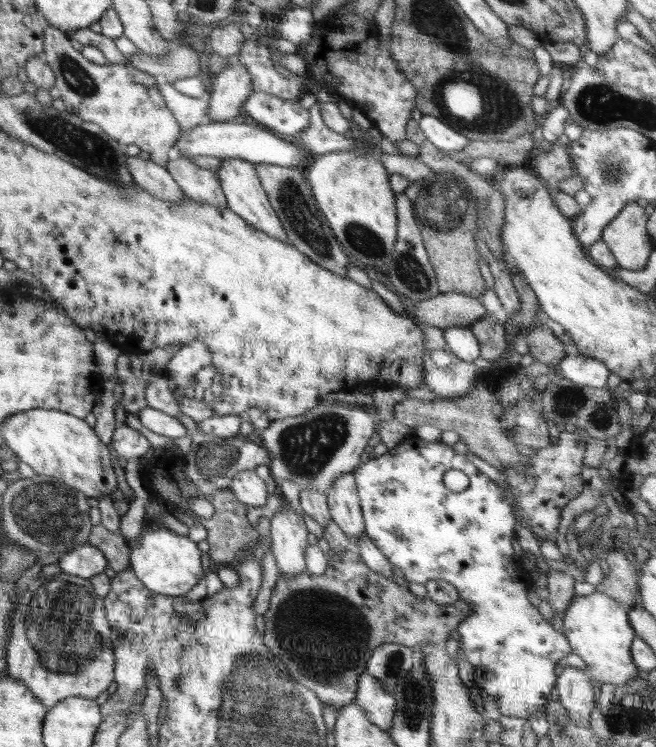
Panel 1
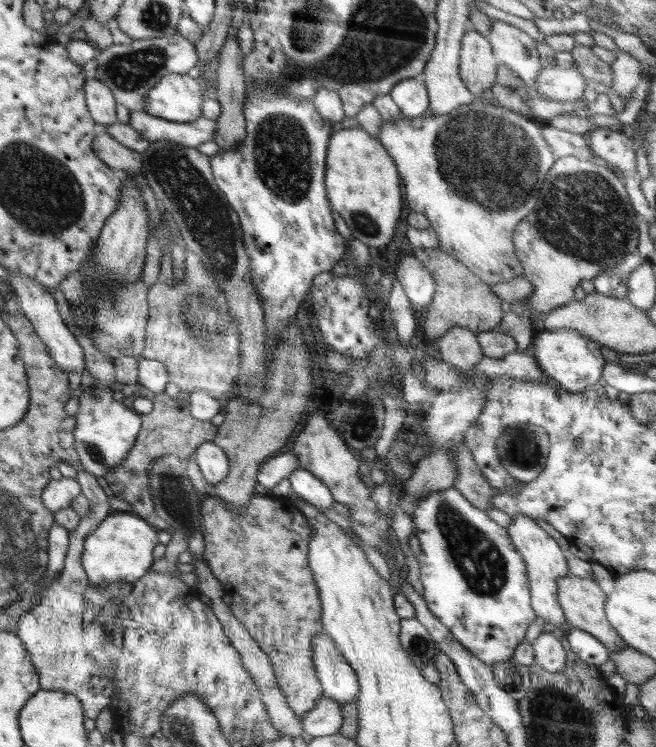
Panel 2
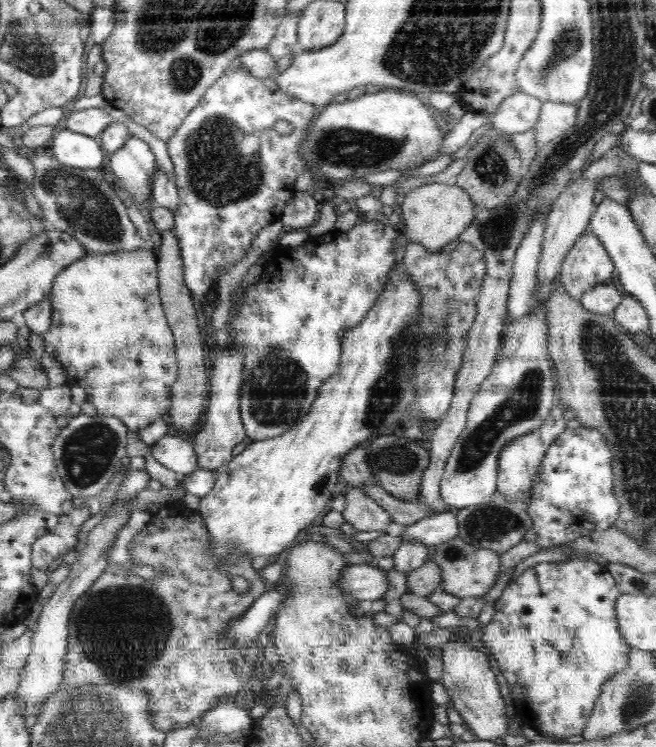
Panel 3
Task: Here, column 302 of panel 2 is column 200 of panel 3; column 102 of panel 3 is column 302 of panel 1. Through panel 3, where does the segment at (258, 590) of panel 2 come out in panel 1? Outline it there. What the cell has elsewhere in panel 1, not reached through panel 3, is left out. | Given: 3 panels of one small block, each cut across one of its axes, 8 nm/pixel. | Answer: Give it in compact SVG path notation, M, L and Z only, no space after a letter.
M347 549L340 558L332 558L332 550L328 551L328 564L328 570L320 576L307 571L296 578L278 576L268 611L263 615L266 625L263 644L286 664L288 674L296 682L316 693L325 707L337 710L355 700L359 676L366 673L368 659L378 646L387 643L412 648L426 643L444 645L451 638L450 633L472 614L473 606L460 599L454 604L436 604L428 597L420 600L405 586L372 571L358 555Z

